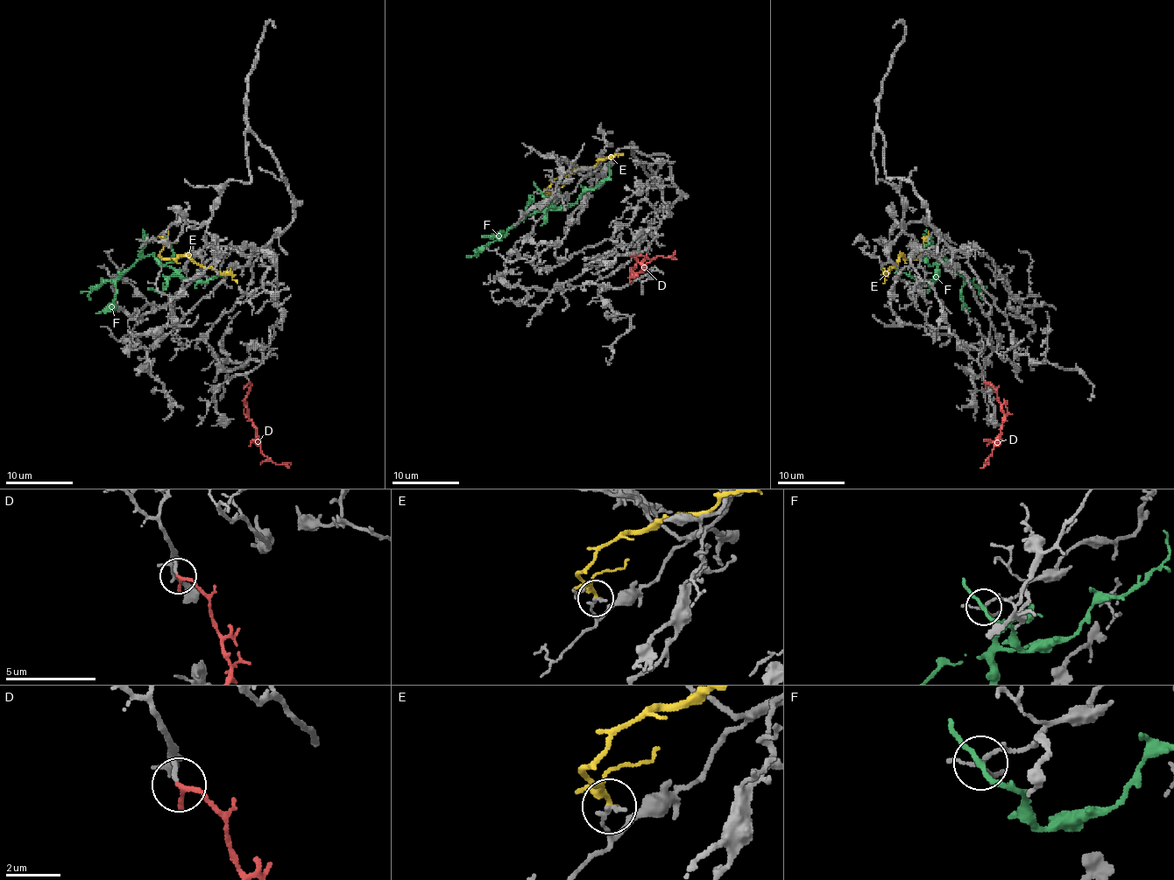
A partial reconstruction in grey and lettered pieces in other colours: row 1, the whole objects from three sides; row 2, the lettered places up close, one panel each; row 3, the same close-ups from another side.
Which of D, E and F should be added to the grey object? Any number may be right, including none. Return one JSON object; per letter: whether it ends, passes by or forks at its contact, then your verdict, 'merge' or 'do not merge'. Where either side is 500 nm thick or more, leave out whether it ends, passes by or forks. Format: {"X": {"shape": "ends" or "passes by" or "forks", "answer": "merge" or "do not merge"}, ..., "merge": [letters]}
{"D": {"shape": "passes by", "answer": "merge"}, "E": {"shape": "passes by", "answer": "do not merge"}, "F": {"shape": "passes by", "answer": "do not merge"}, "merge": ["D"]}

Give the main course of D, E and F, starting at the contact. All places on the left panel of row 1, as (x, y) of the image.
D: (249, 382), (251, 389), (245, 398), (257, 442), (262, 453), (273, 462), (289, 468)
E: (166, 235), (159, 254), (165, 259), (190, 256), (207, 268), (229, 273), (236, 283)
F: (156, 290), (161, 292), (166, 279), (174, 271), (161, 264), (151, 254), (141, 256), (114, 279), (81, 293)

